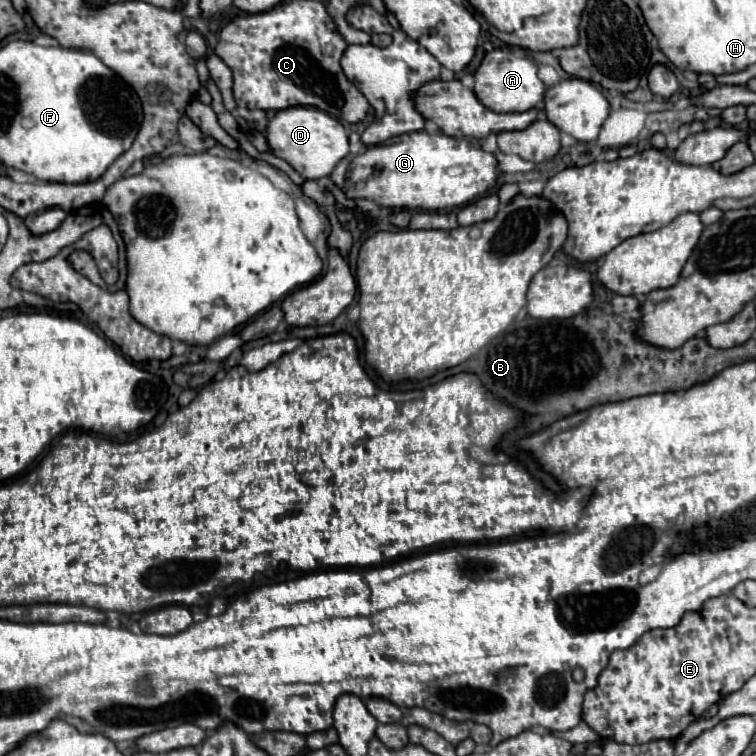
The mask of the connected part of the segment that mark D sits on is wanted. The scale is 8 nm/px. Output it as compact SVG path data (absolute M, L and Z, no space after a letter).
M289 107L277 111L267 125L267 141L273 155L285 159L303 179L321 179L331 175L335 165L349 153L345 127L329 113L311 107Z

